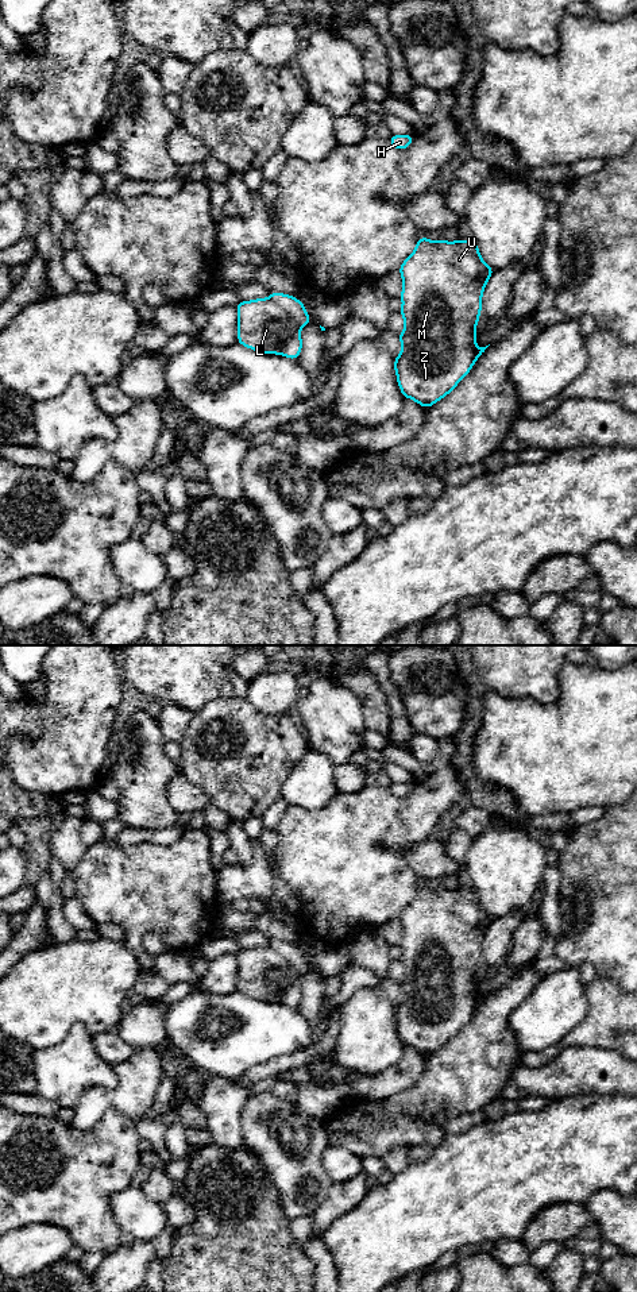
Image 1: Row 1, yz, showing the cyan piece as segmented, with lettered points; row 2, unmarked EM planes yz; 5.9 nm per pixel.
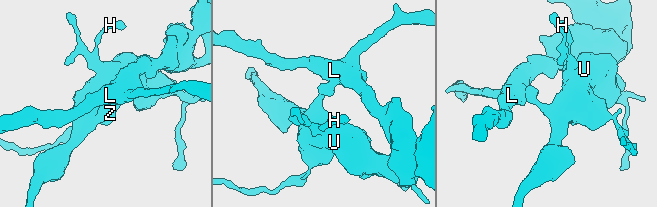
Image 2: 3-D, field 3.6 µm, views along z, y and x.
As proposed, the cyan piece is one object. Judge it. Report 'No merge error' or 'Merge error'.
Merge error

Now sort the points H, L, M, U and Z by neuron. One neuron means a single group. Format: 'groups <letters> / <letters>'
groups H M U Z / L

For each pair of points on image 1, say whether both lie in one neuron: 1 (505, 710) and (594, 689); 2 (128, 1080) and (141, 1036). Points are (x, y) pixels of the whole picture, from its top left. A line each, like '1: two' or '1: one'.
1: one
2: two

